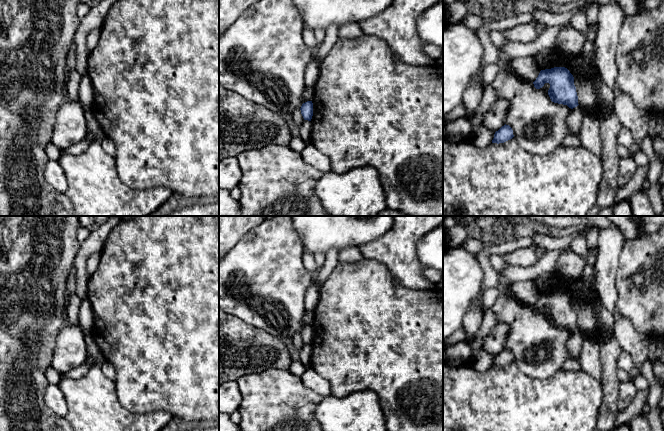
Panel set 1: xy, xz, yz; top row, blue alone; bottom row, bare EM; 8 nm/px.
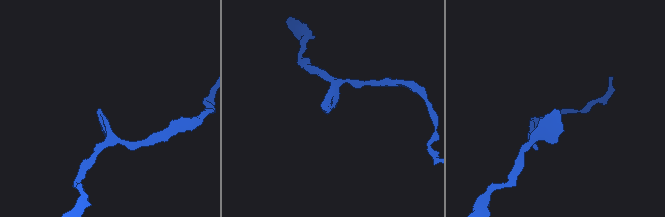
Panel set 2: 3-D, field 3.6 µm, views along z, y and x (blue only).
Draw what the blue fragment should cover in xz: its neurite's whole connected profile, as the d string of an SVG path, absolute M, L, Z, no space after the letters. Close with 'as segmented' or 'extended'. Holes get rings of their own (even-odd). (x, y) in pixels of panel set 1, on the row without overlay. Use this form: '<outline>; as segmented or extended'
M307 325L302 328L301 332L301 338L304 342L304 344L311 345L313 340L313 327L312 325Z; as segmented

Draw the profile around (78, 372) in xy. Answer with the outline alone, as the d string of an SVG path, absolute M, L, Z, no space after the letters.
M84 362L83 364L79 365L78 367L71 369L69 372L67 372L64 376L70 378L70 379L80 379L84 375L86 375L89 370L90 366L87 362Z

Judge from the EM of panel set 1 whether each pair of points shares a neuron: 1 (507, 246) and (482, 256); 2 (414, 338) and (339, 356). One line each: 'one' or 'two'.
1: one
2: one

